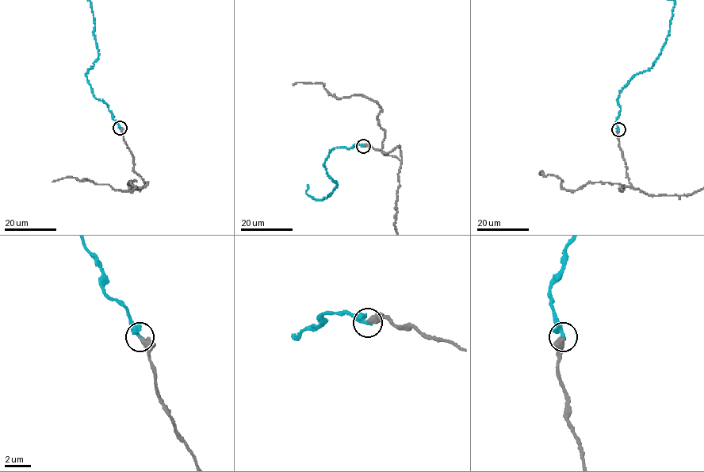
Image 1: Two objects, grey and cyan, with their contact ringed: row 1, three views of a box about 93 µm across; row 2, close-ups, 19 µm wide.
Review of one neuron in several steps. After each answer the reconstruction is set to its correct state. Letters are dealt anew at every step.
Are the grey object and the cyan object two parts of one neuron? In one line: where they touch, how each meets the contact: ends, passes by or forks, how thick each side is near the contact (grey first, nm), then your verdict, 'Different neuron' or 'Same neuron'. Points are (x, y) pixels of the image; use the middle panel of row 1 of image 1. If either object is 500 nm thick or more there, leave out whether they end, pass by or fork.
Place: (363, 146). At the ring grey ends. At the ring cyan ends. Thickness 480 nm (grey) against 340 nm. Same neuron

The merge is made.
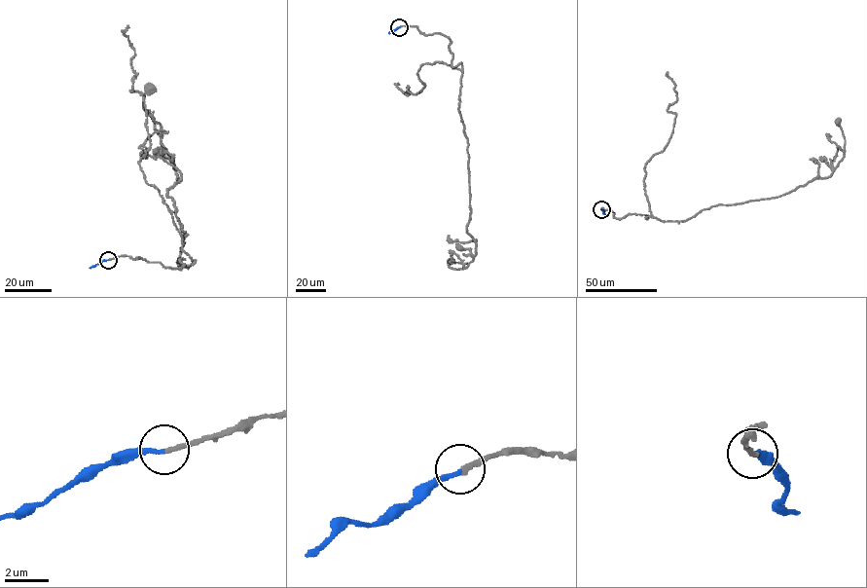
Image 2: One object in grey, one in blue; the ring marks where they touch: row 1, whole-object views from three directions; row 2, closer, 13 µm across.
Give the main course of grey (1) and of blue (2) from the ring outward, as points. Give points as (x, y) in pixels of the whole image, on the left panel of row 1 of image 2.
1: (109, 259), (195, 261), (177, 261), (187, 235), (166, 192), (179, 182), (144, 107), (149, 89)
2: (109, 259), (89, 268)

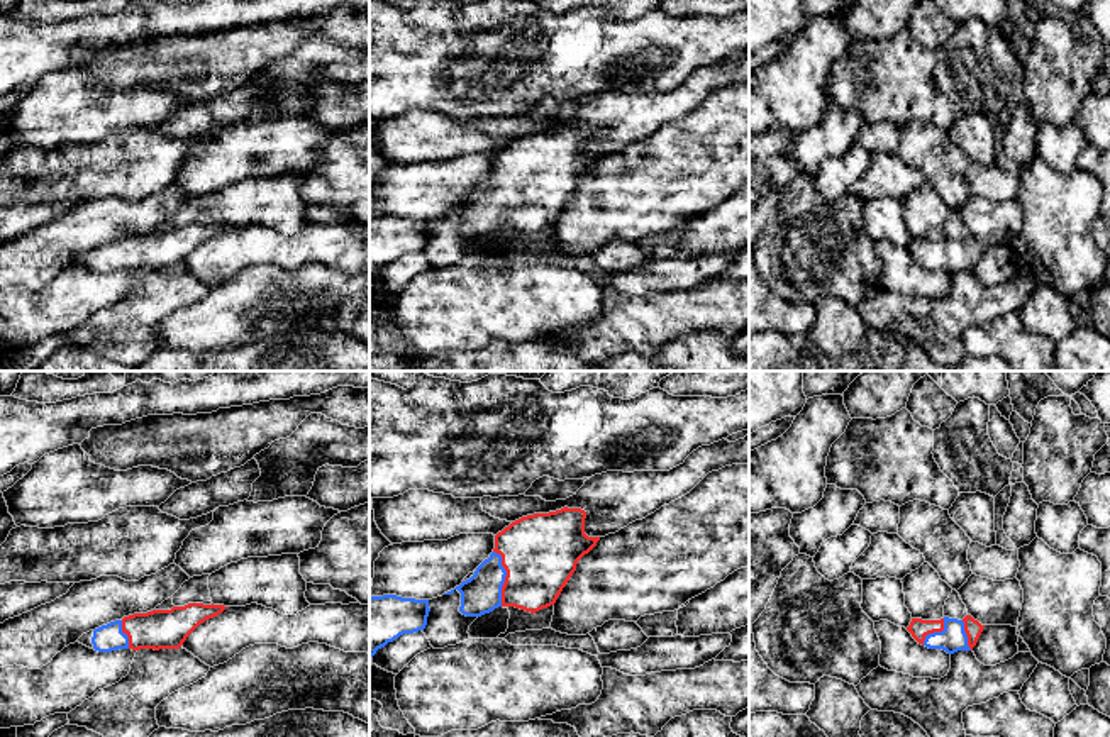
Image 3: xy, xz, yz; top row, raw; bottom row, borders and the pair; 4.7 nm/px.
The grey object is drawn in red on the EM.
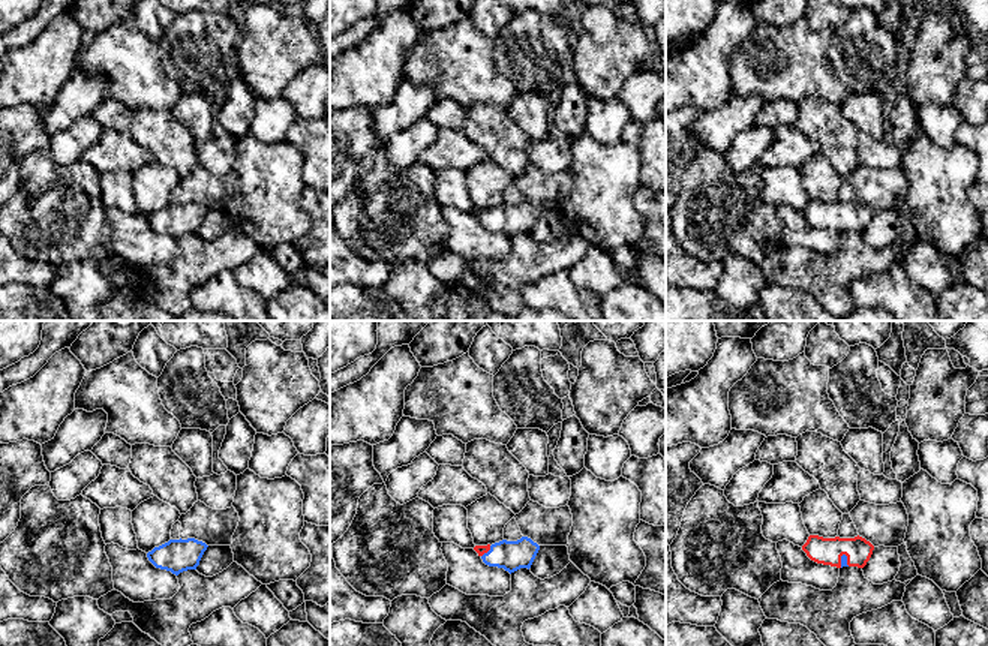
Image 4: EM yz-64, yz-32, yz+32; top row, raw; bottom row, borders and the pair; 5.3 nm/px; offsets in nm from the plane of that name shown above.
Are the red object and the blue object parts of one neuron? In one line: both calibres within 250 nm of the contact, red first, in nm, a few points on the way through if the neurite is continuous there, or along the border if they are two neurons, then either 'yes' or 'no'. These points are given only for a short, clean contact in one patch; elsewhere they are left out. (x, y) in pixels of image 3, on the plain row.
360/190 nm | across xz (539, 173), (519, 193), (505, 199), (482, 214) | yes

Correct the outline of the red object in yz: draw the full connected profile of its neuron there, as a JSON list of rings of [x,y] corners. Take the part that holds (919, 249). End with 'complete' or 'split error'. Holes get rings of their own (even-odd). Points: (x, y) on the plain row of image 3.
[[[966,236],[963,241],[944,237],[941,241],[912,239],[907,251],[912,258],[929,268],[942,269],[947,274],[973,271],[985,246]]]; split error

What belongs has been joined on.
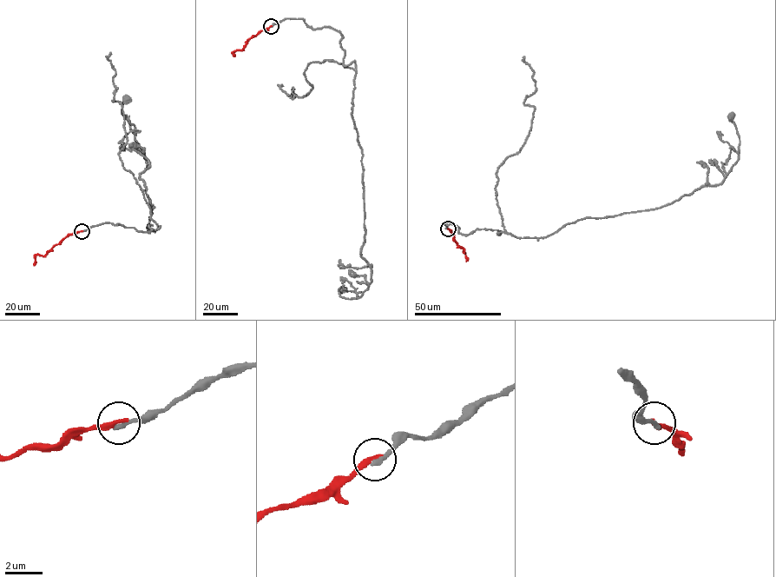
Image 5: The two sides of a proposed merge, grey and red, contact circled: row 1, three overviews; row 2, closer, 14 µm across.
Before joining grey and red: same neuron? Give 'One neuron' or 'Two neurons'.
Two neurons

